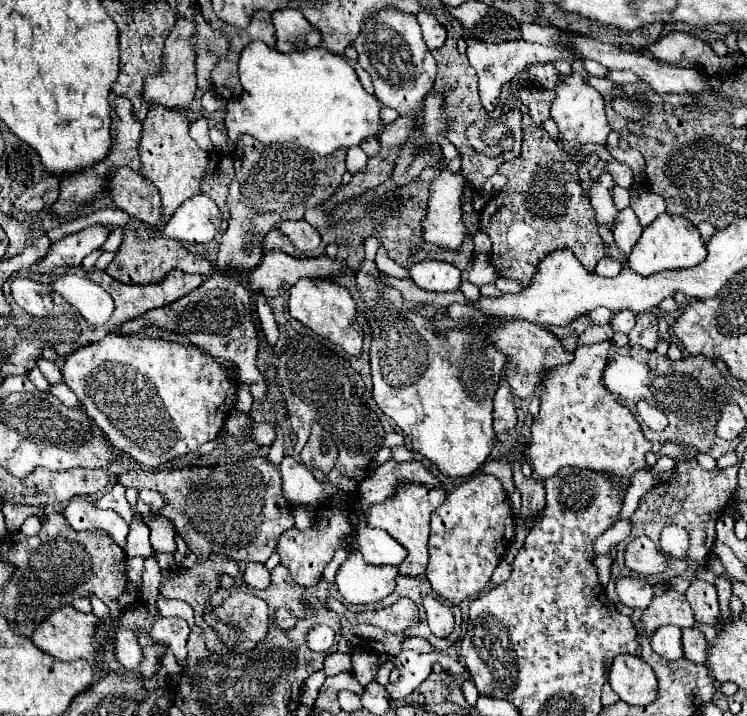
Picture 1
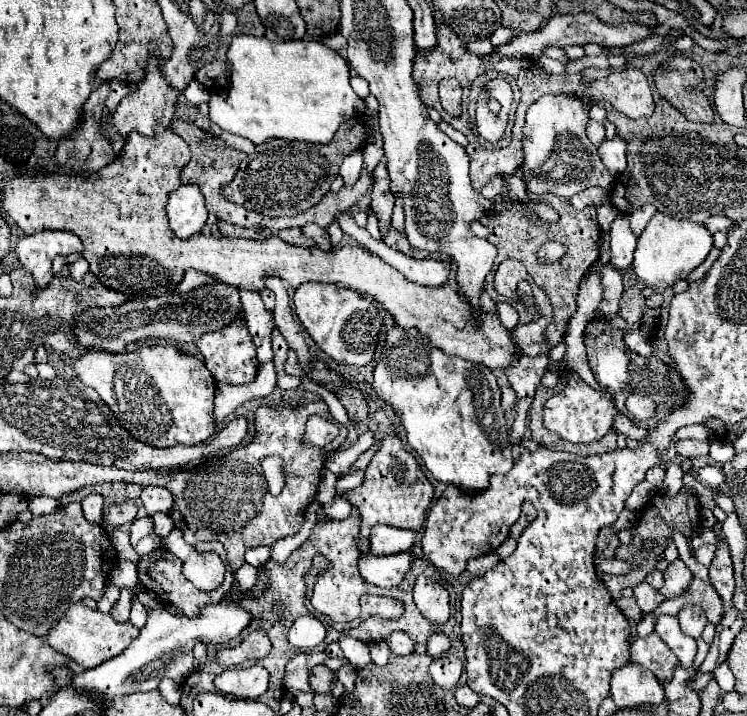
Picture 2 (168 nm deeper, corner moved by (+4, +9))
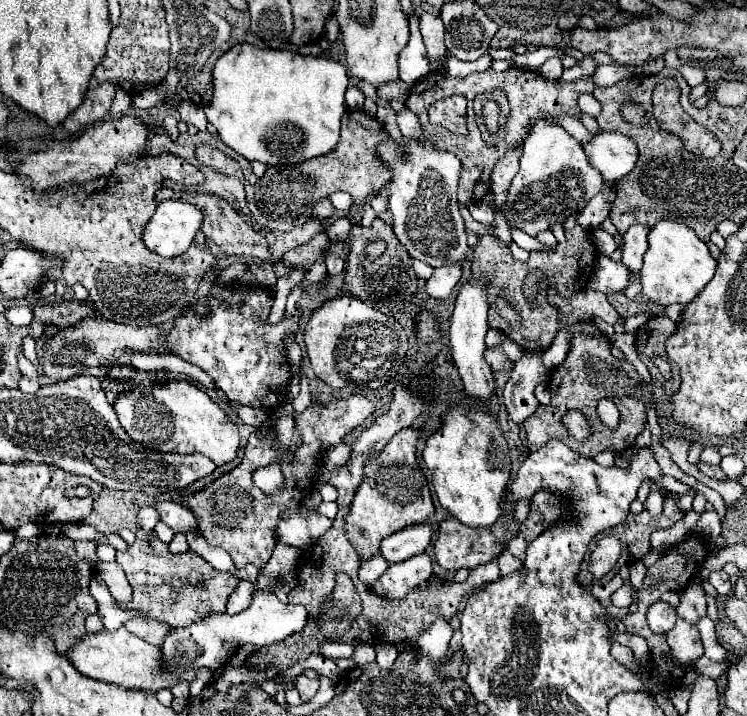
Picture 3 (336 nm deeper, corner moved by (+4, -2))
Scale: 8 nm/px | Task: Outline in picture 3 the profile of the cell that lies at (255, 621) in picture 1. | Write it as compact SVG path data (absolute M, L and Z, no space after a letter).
M136 531L136 541L127 552L117 554L117 562L127 574L133 588L133 600L119 606L123 610L143 612L147 618L163 620L177 626L189 626L195 620L209 616L211 612L225 612L227 598L239 583L231 574L221 574L211 564L207 564L195 552L171 554L169 548L155 536L155 532Z

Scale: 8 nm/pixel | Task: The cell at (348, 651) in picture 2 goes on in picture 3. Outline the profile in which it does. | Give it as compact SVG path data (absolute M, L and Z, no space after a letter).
M323 642L319 646L319 652L325 658L351 658L353 654L353 646L351 644L341 644L341 642Z

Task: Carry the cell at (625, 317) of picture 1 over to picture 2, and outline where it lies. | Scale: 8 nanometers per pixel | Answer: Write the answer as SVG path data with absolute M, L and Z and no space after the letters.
M597 263L599 273L601 273L601 281L603 281L603 303L599 305L599 311L605 313L617 313L619 311L619 301L621 301L621 293L624 292L623 281L621 281L621 273L615 271L611 265L605 263Z

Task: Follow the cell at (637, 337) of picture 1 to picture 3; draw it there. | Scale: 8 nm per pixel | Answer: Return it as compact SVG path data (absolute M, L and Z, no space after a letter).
M623 292L611 294L611 296L607 296L607 300L609 300L609 304L617 310L617 314L619 314L621 318L629 318L646 312L654 317L664 316L664 306L655 303L640 303L629 300Z

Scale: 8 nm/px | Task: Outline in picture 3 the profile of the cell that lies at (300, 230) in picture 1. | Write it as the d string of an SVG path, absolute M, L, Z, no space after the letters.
M327 254L325 264L327 264L329 276L339 276L343 272L343 268L345 268L345 260L341 256L337 256L337 254Z

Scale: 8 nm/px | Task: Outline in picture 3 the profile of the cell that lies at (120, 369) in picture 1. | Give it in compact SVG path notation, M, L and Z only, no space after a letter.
M171 380L165 386L155 388L135 388L119 396L113 408L123 430L147 448L179 454L201 452L209 456L217 466L233 462L237 456L241 440L237 426L205 392L185 380Z

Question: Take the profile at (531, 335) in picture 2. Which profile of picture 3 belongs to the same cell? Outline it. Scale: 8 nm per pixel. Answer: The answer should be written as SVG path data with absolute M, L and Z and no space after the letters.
M489 348L485 352L485 362L491 366L491 370L511 370L515 364L505 356L505 352L501 350L495 350L495 348Z

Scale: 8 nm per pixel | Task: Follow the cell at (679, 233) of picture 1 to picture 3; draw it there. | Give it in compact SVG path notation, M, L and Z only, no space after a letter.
M663 220L649 230L649 250L645 252L645 262L641 268L643 294L655 304L689 304L713 278L717 268L715 258L703 240L691 232L685 224Z

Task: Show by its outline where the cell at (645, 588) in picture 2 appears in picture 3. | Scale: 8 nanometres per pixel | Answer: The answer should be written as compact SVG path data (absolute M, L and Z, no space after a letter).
M659 600L659 602L651 604L651 608L647 610L647 620L649 620L649 628L655 634L667 634L675 626L677 614L675 614L675 608L671 608L669 604Z

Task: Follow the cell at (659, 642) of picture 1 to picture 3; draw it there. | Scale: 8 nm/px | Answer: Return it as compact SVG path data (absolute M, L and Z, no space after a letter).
M677 618L677 624L667 634L667 644L673 650L673 656L681 664L695 664L699 656L703 656L703 644L699 640L699 630L695 624L687 624L687 620Z

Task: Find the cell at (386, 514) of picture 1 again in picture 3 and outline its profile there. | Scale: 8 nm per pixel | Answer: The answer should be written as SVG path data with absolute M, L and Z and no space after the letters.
M403 428L377 454L377 458L367 460L363 468L365 478L353 496L349 514L345 516L347 540L353 544L361 562L379 554L379 542L385 536L403 530L405 526L421 524L435 512L427 480L415 456L419 436L421 432L417 428Z

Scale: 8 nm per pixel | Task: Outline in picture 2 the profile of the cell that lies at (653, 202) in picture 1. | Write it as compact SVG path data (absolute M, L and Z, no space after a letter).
M643 205L641 209L637 209L637 211L633 211L633 213L629 215L629 219L631 219L631 229L633 229L635 235L641 235L641 233L643 233L647 221L655 215L655 211L657 211L655 205Z

